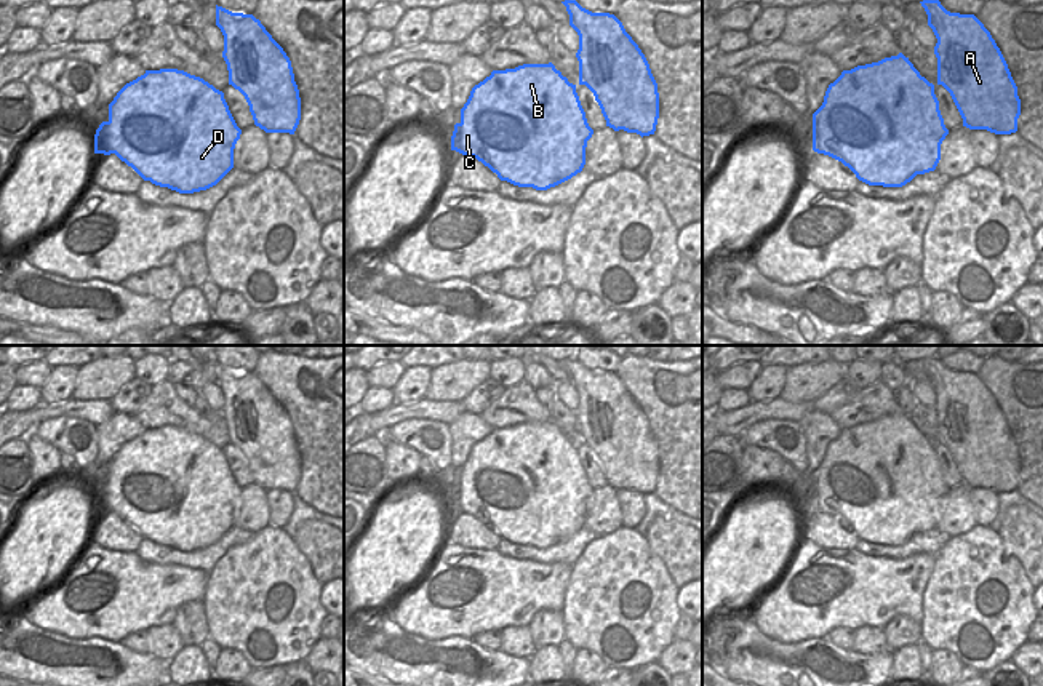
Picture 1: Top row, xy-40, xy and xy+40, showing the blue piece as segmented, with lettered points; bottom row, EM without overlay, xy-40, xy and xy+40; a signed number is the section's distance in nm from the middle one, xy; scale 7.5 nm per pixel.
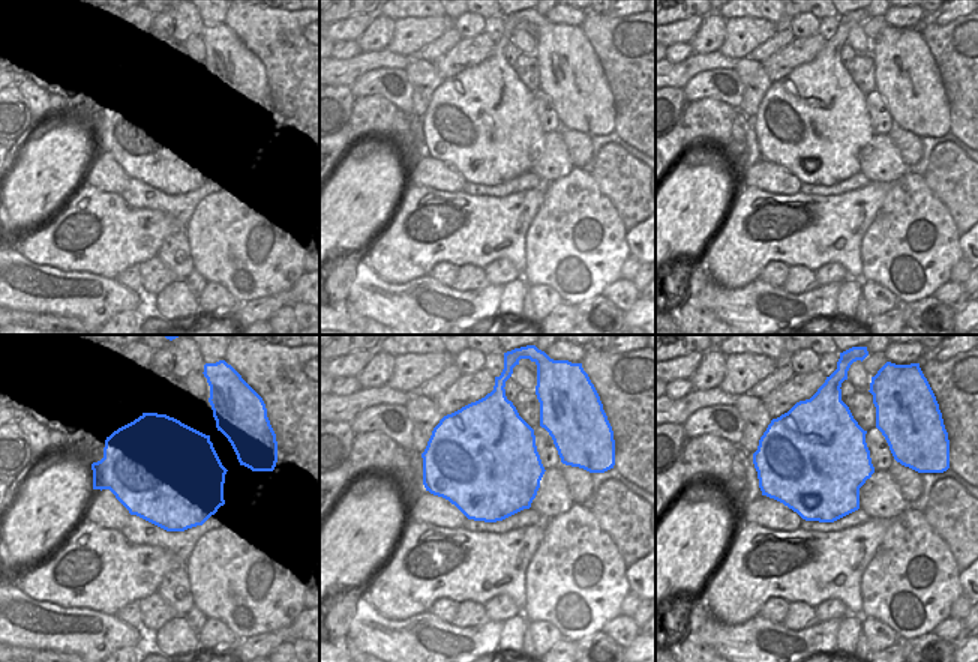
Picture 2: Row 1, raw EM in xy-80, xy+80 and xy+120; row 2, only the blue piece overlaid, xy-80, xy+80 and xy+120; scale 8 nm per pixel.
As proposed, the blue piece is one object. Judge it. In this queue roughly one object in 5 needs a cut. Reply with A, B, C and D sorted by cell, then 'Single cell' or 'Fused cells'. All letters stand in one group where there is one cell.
Groups: A B C D. Single cell

